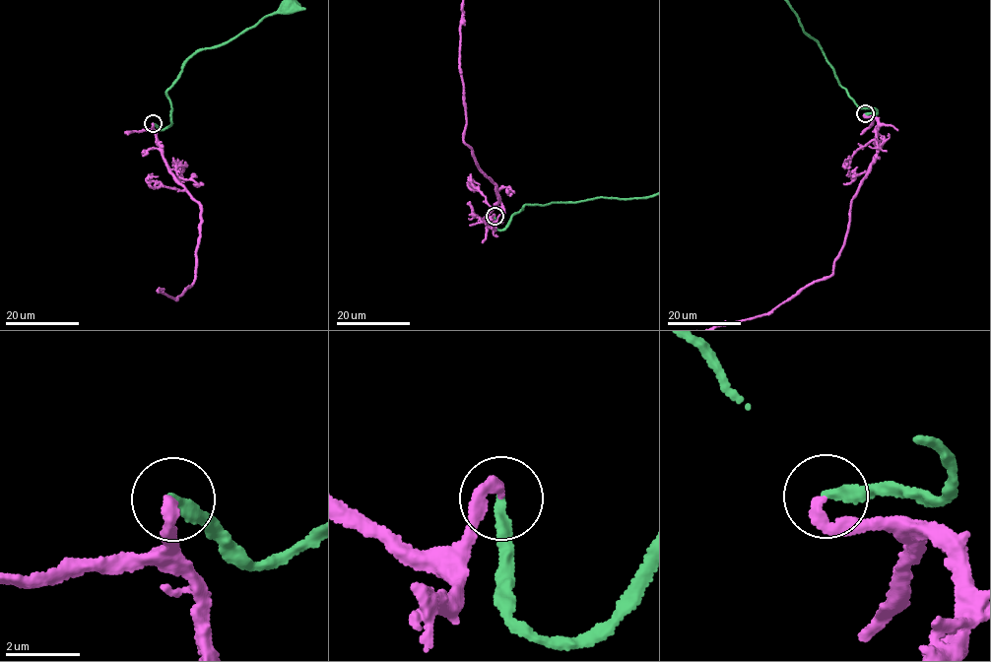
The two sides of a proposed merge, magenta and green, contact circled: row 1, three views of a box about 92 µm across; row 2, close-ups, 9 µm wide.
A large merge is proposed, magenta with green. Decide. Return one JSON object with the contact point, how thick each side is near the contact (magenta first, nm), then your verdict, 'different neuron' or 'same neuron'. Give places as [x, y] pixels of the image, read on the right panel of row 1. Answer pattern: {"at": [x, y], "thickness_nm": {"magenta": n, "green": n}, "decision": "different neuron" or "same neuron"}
{"at": [865, 113], "thickness_nm": {"magenta": 280, "green": 280}, "decision": "same neuron"}

